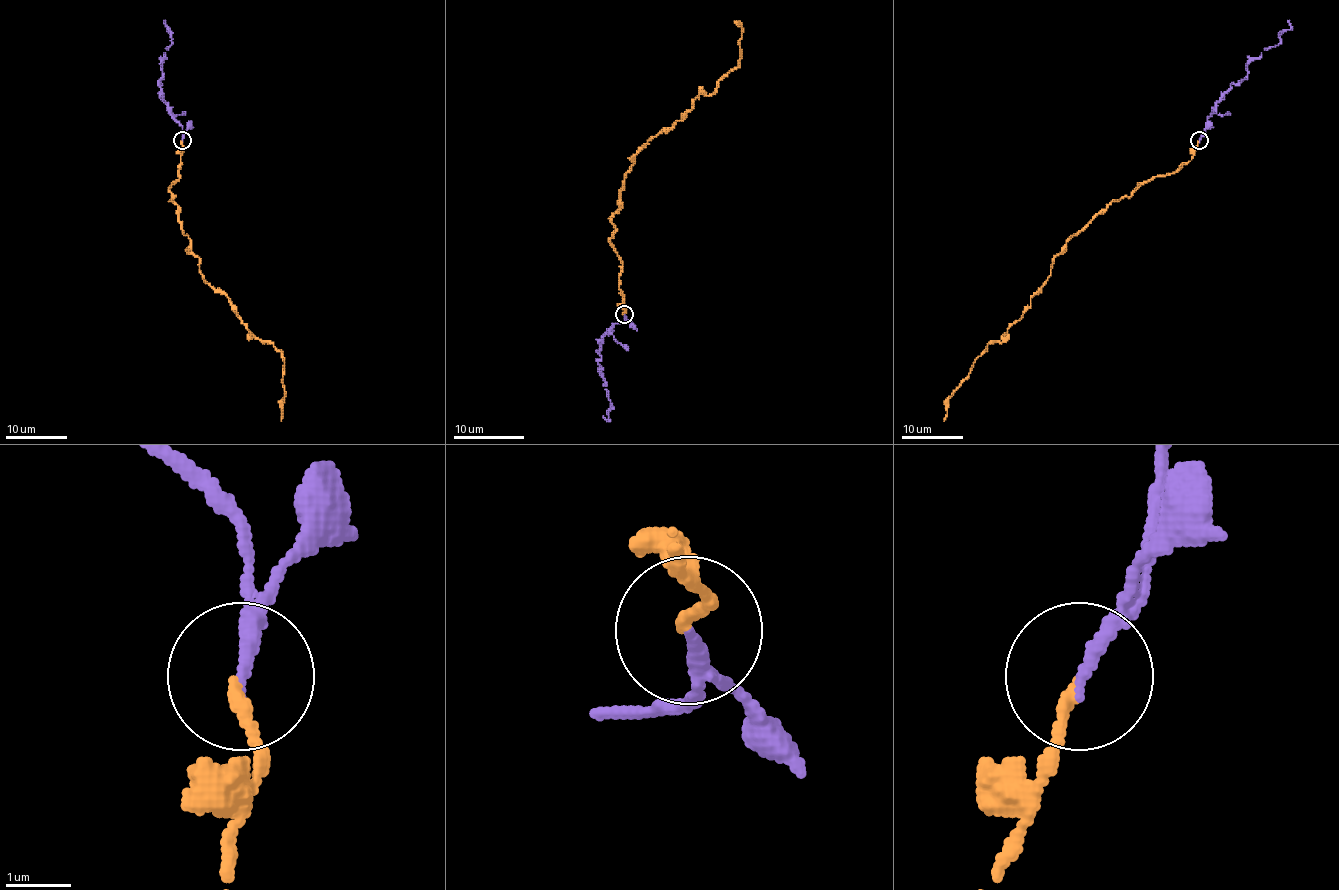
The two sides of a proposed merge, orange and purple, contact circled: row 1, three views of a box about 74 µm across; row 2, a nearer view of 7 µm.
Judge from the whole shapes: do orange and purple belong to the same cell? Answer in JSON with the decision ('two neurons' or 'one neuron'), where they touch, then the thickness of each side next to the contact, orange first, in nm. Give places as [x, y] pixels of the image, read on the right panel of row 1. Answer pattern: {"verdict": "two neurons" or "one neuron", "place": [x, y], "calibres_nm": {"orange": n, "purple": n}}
{"verdict": "one neuron", "place": [1199, 140], "calibres_nm": {"orange": 170, "purple": 220}}

